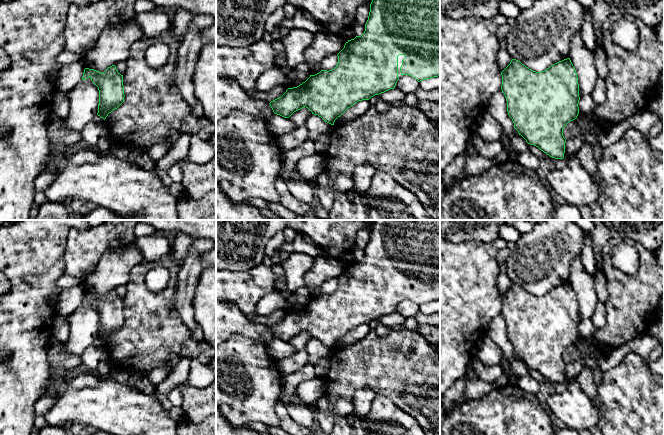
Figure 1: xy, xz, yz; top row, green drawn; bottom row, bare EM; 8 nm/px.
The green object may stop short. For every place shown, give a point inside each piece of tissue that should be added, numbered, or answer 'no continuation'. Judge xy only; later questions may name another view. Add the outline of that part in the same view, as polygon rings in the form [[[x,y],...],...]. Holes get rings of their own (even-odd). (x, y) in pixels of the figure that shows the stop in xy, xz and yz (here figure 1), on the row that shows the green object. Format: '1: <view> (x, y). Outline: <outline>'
no continuation

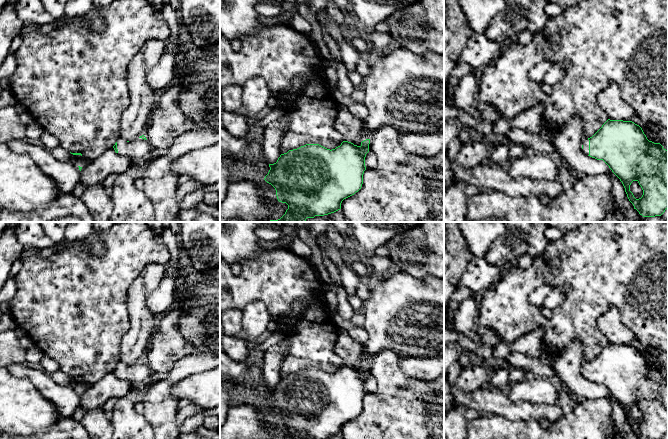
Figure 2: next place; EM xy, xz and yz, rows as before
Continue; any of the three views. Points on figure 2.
1: xz (407, 89). Outline: [[[402,47],[390,50],[384,53],[381,59],[371,63],[370,73],[365,77],[361,88],[365,93],[363,103],[368,109],[368,116],[364,120],[366,132],[357,146],[361,146],[362,141],[370,139],[372,133],[386,122],[396,125],[399,131],[444,133],[444,53],[415,54]]]

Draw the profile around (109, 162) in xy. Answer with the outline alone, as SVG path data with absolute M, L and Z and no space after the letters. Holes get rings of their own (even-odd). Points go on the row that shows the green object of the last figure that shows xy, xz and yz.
M114 148L108 149L82 167L79 181L85 186L102 184L111 174L123 174L130 167L133 159L120 155Z

